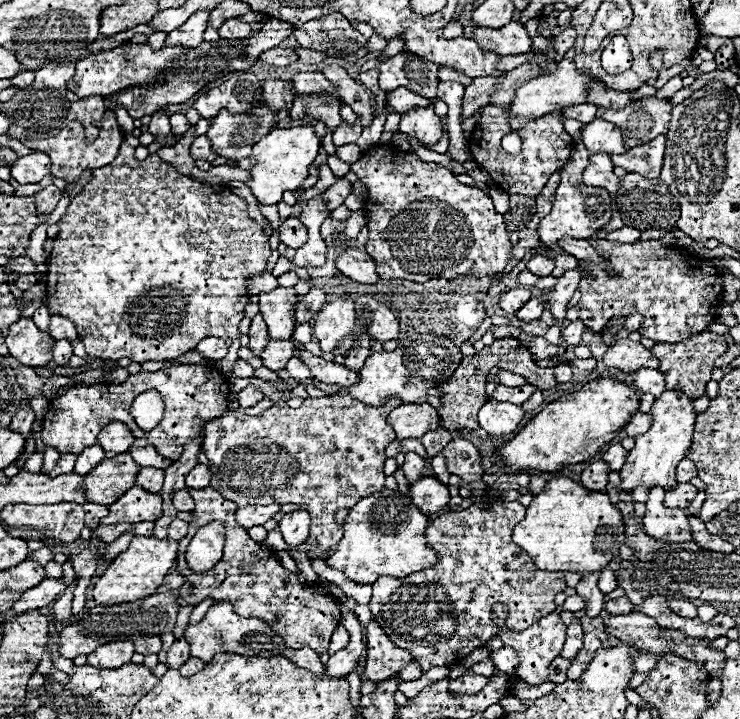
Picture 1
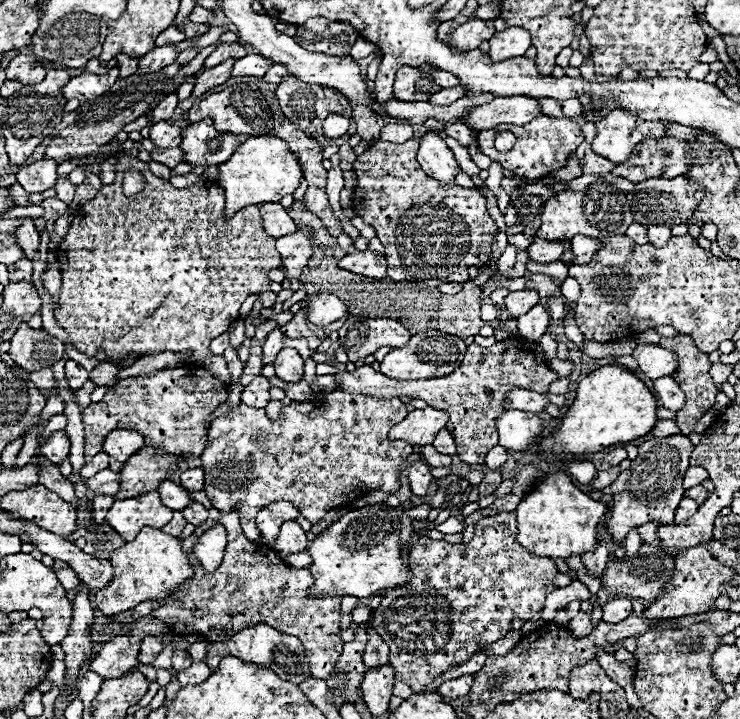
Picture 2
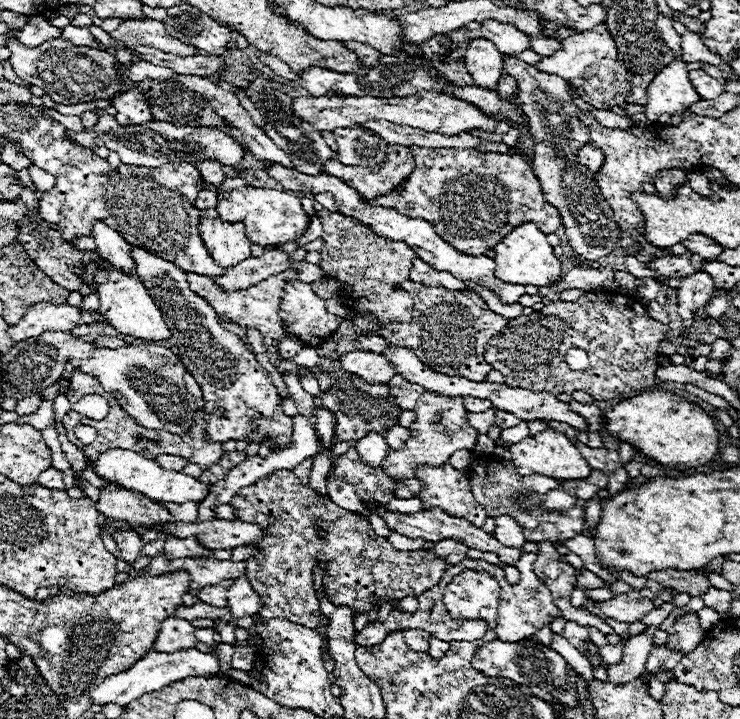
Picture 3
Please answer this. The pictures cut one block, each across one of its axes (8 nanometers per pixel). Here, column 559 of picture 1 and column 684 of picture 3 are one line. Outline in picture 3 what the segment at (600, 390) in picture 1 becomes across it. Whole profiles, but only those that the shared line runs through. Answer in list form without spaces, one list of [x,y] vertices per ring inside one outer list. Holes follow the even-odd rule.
[[[654,390],[628,398],[604,414],[602,426],[610,438],[628,442],[642,456],[676,470],[704,466],[712,462],[718,452],[718,432],[712,418],[706,416],[696,404],[672,392]]]

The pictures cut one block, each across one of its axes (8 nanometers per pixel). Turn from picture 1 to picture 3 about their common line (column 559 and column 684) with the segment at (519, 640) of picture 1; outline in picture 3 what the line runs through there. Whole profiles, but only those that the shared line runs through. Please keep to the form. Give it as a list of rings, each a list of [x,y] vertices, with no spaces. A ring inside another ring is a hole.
[[[688,612],[682,618],[684,622],[674,622],[666,632],[668,632],[668,648],[674,652],[690,654],[700,642],[704,640],[704,630],[700,628],[700,618],[696,612]]]

